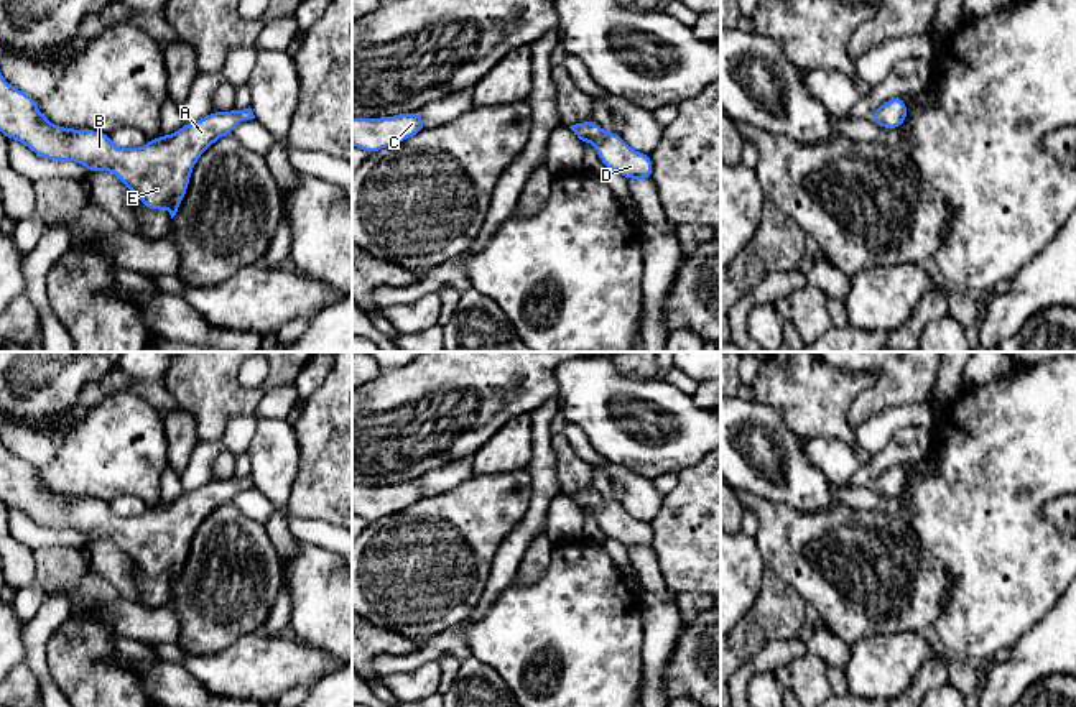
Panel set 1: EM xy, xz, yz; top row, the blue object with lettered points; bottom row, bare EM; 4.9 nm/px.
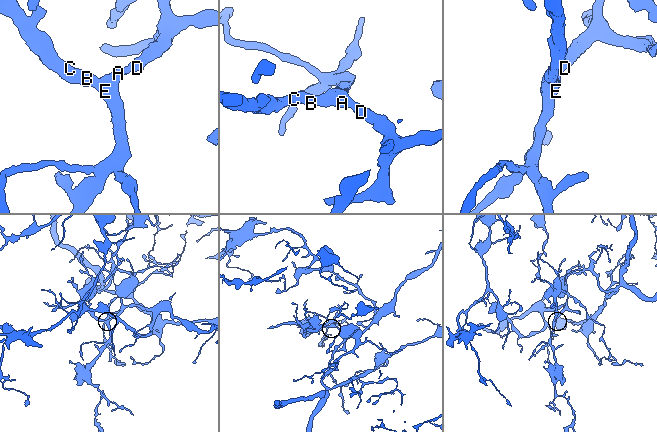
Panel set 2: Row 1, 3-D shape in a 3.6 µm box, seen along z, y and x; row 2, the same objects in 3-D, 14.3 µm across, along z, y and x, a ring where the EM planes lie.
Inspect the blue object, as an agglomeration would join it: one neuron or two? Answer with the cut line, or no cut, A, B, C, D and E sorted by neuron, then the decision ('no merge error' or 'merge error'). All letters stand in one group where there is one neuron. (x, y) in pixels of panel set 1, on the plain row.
no cut; A B C D E; no merge error

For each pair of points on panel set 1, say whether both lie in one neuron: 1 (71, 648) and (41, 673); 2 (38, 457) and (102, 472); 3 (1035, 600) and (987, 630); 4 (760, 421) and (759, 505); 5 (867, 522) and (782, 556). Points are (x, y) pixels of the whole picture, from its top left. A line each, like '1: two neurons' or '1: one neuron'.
1: two neurons
2: two neurons
3: one neuron
4: two neurons
5: one neuron

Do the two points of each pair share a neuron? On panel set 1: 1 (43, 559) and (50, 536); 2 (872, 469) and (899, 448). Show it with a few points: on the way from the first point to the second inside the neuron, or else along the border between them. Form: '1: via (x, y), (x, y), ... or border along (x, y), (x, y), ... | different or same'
1: border along (84, 549), (60, 546), (37, 548), (33, 551) | different
2: via (879, 462), (892, 454) | same

